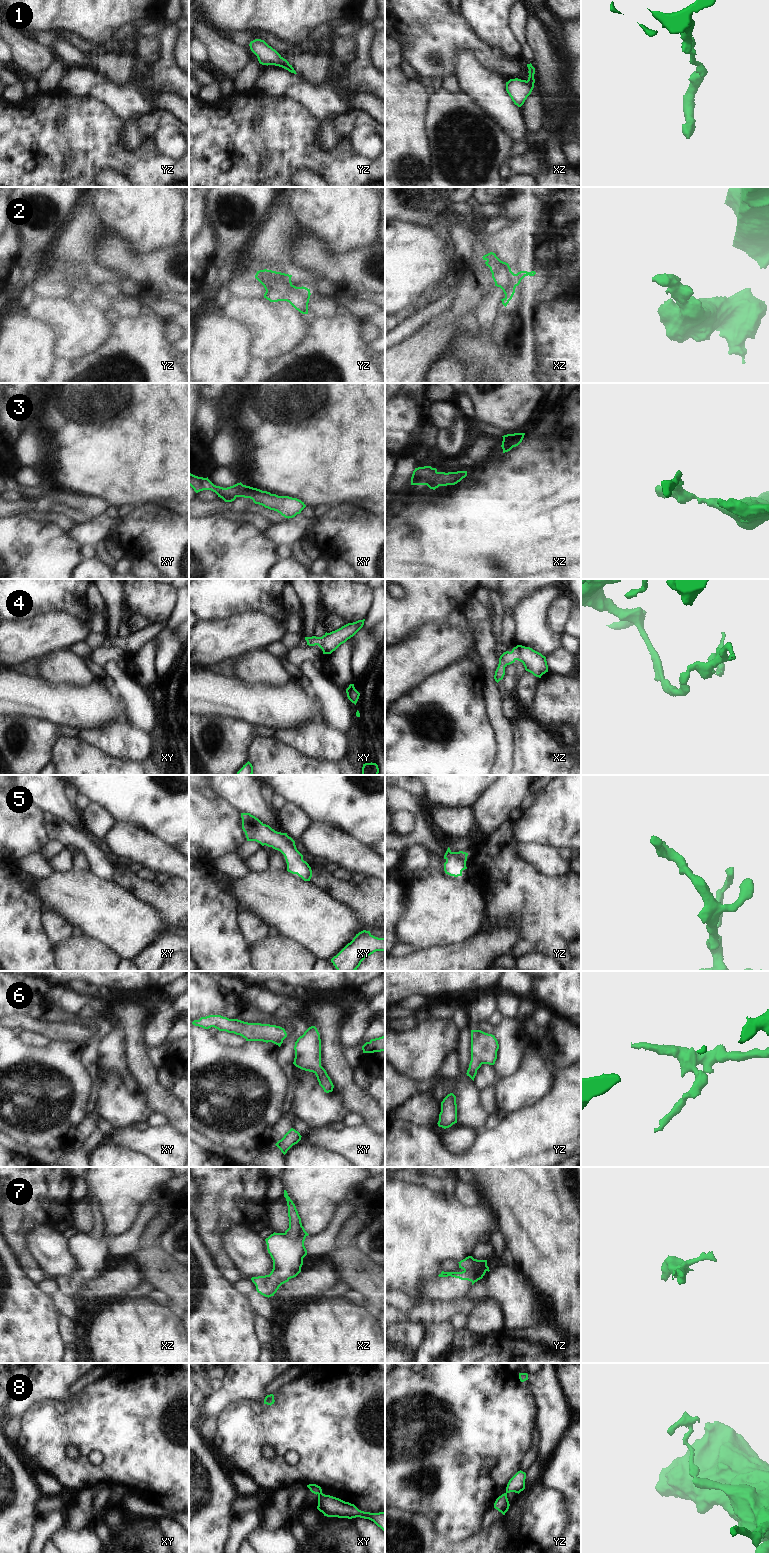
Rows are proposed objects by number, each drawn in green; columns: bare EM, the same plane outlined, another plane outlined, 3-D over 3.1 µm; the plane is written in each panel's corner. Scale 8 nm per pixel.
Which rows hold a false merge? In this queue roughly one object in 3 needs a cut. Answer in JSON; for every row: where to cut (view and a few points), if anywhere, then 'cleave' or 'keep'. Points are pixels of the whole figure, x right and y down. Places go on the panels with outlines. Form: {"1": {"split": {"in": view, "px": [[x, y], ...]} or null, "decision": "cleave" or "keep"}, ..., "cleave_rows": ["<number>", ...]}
{"1": {"split": null, "decision": "keep"}, "2": {"split": null, "decision": "keep"}, "3": {"split": null, "decision": "keep"}, "4": {"split": null, "decision": "keep"}, "5": {"split": null, "decision": "keep"}, "6": {"split": null, "decision": "keep"}, "7": {"split": {"in": "xz", "px": [[302, 1226], [296, 1237], [288, 1237], [283, 1233]]}, "decision": "cleave"}, "8": {"split": {"in": "xy", "px": [[321, 1492], [318, 1494]]}, "decision": "cleave"}, "cleave_rows": ["7", "8"]}

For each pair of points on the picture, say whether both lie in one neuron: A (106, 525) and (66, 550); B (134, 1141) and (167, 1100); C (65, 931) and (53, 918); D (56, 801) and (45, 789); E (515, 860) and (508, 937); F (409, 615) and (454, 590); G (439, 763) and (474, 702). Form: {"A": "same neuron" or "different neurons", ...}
{"A": "different neurons", "B": "different neurons", "C": "same neuron", "D": "same neuron", "E": "different neurons", "F": "same neuron", "G": "same neuron"}

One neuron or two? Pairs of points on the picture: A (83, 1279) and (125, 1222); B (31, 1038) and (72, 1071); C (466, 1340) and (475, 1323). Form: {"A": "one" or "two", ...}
{"A": "one", "B": "two", "C": "two"}

